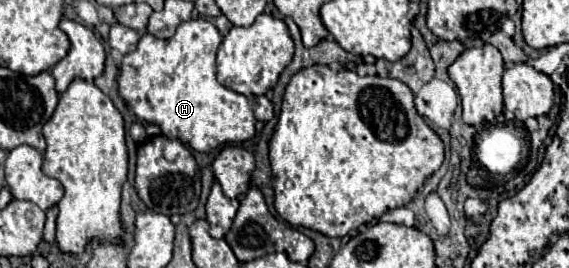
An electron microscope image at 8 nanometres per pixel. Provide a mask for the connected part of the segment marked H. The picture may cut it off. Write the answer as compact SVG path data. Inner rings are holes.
M202 17L180 23L170 39L156 39L150 33L142 35L138 47L122 57L116 77L120 97L140 121L158 125L162 135L178 139L200 153L252 139L256 119L248 99L216 81L216 51L220 43L222 35L218 29Z

